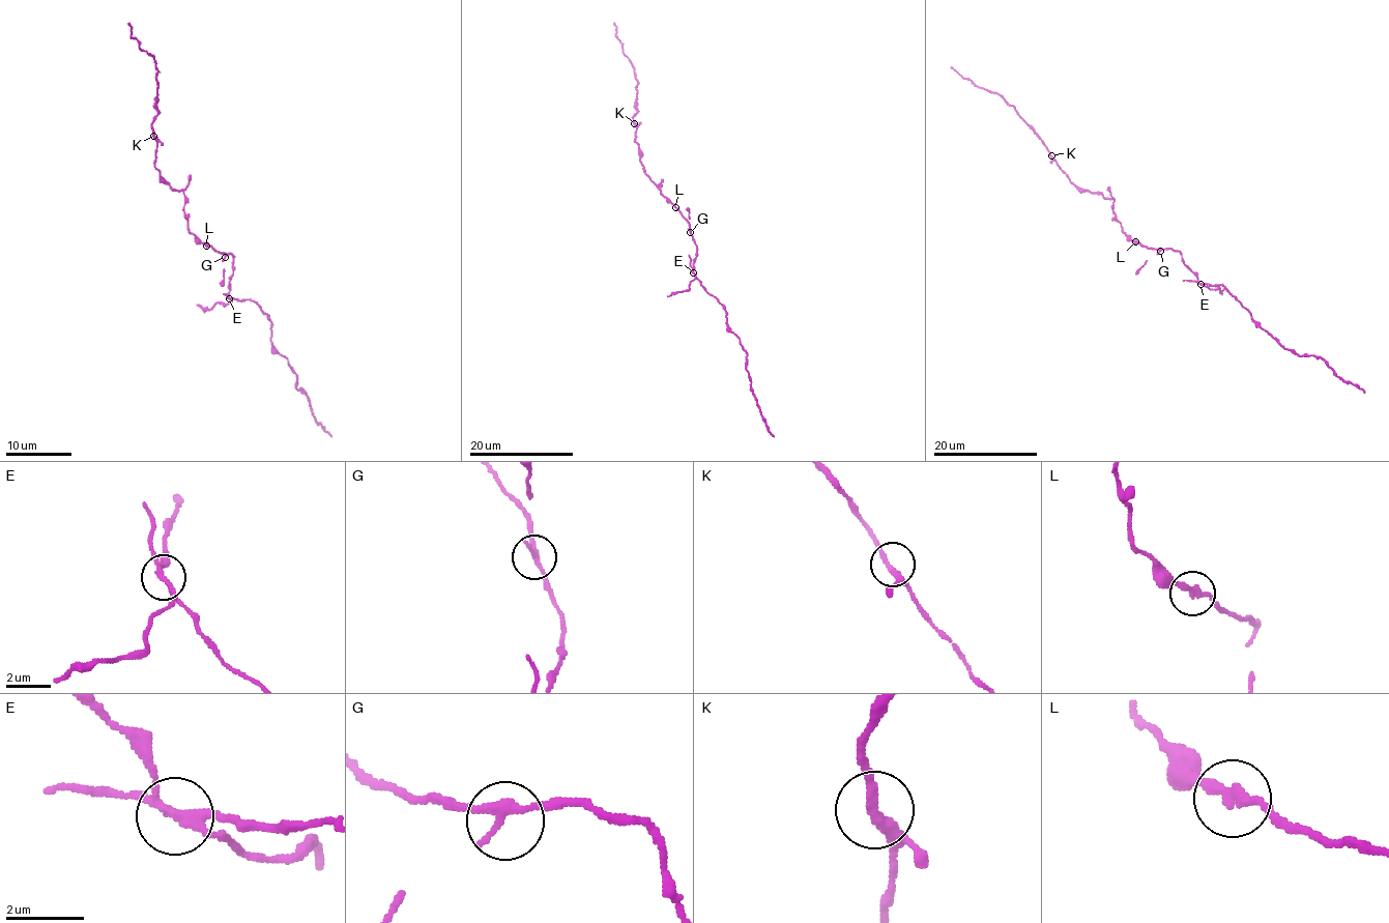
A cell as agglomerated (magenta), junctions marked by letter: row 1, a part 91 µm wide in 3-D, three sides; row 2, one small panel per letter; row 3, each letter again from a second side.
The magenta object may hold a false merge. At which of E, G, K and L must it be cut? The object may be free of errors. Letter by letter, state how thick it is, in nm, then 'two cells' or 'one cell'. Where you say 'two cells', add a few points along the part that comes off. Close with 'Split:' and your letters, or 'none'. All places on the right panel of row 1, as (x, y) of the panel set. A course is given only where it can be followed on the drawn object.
E: 200 nm | two cells | (1201, 283), (1211, 289), (1219, 287), (1220, 292), (1224, 289)
G: 240 nm | one cell
K: 220 nm | one cell
L: 220 nm | one cell
Split: E

